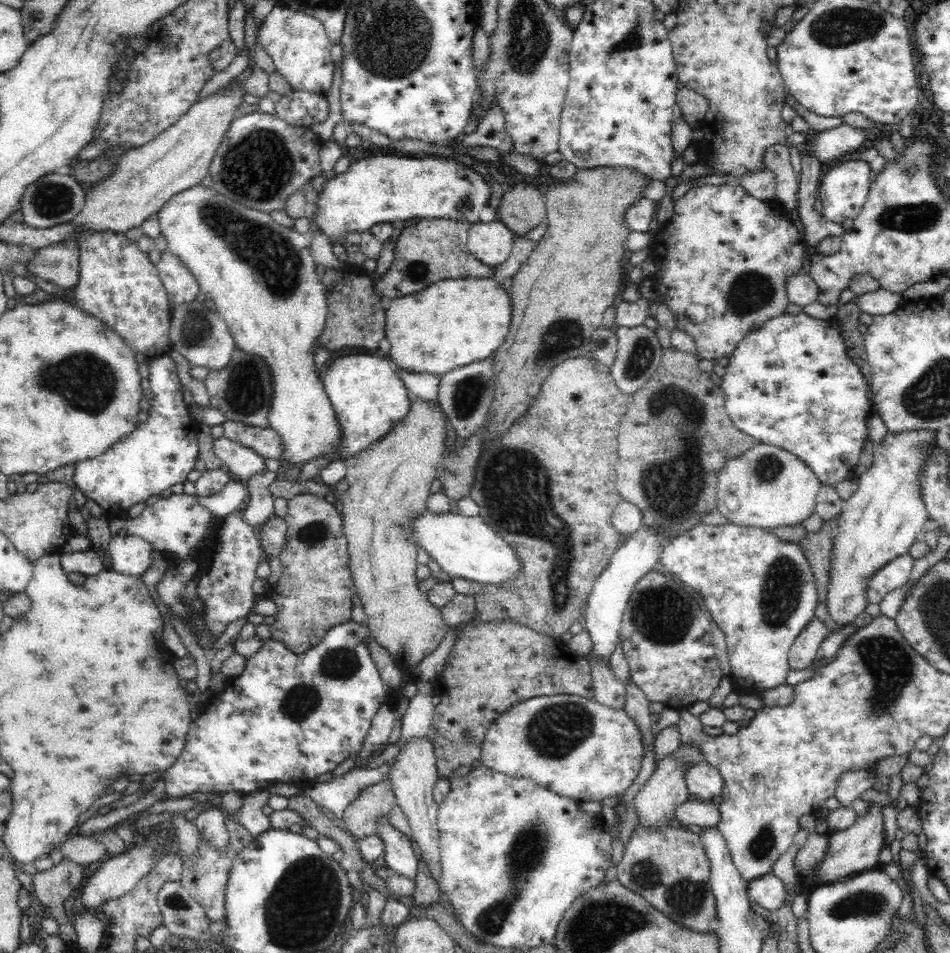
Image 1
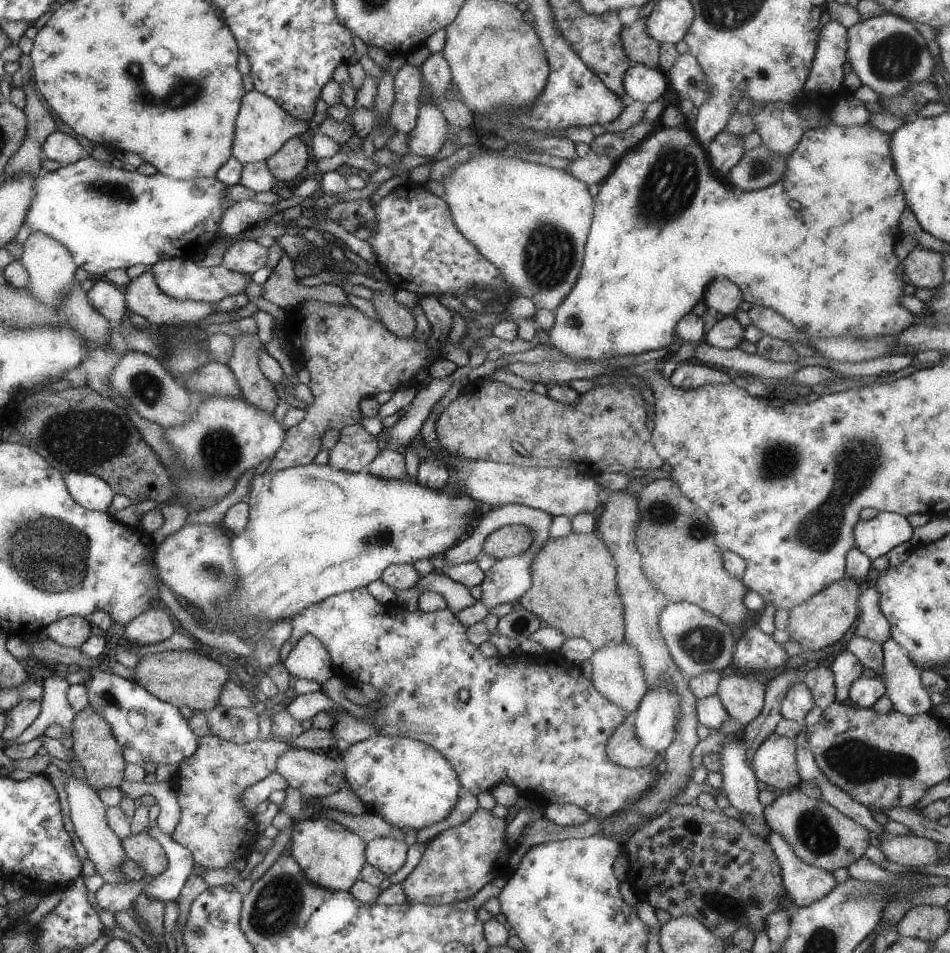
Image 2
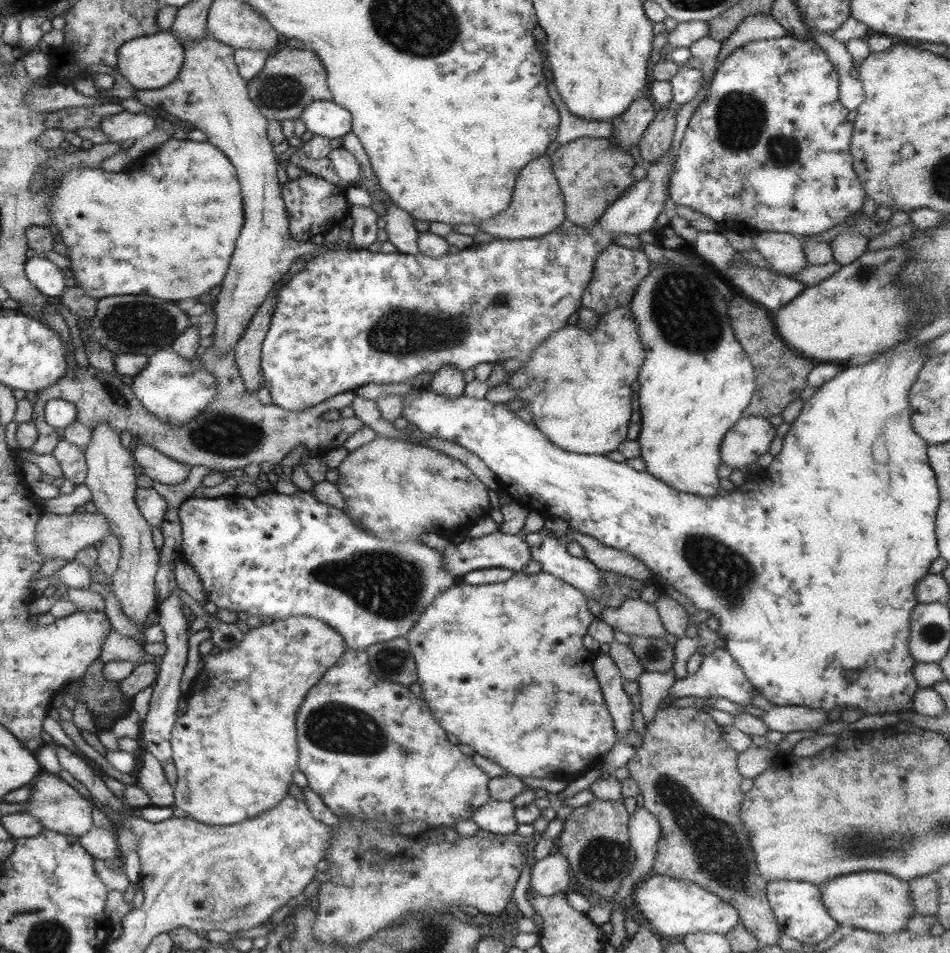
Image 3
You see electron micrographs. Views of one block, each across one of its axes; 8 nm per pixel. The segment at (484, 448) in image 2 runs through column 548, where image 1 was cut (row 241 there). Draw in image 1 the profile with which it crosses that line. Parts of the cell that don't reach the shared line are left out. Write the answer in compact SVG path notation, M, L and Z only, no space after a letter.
M420 220L416 226L408 224L400 238L396 240L394 262L390 270L384 272L380 280L372 280L376 294L388 304L390 300L404 298L412 292L420 292L426 286L438 284L442 280L460 280L460 278L490 278L494 272L490 266L482 264L468 250L470 222L454 220Z

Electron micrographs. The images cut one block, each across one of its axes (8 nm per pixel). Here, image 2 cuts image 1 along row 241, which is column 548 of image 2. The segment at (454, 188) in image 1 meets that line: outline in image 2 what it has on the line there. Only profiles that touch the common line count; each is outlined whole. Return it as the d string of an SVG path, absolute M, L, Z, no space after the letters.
M867 124L861 126L821 126L815 130L805 130L801 140L797 142L795 150L789 154L785 160L785 172L783 176L757 192L743 192L743 194L733 194L729 184L721 182L709 166L705 150L699 146L695 136L691 134L689 128L679 126L679 128L663 128L647 138L641 138L637 146L627 150L625 154L619 156L615 162L613 172L601 182L599 190L593 192L593 220L589 228L589 236L585 240L585 252L581 260L581 270L579 276L573 284L573 288L567 292L563 302L555 308L553 312L553 326L547 332L549 346L567 356L573 364L583 364L583 362L601 362L609 360L615 356L627 356L627 354L643 354L649 350L657 350L663 346L669 346L673 340L673 330L675 324L691 312L691 308L703 298L703 292L707 290L707 284L713 282L715 278L727 278L735 286L739 286L743 300L761 306L761 308L771 308L777 314L781 314L787 322L793 324L795 330L807 334L809 338L879 338L879 336L897 336L905 328L909 328L917 318L913 312L901 306L903 300L903 276L905 268L903 262L897 254L893 254L893 244L895 244L895 234L899 236L899 216L903 208L907 208L905 202L905 192L901 188L901 180L895 174L893 168L893 156L891 156L891 134L879 132L877 128Z

